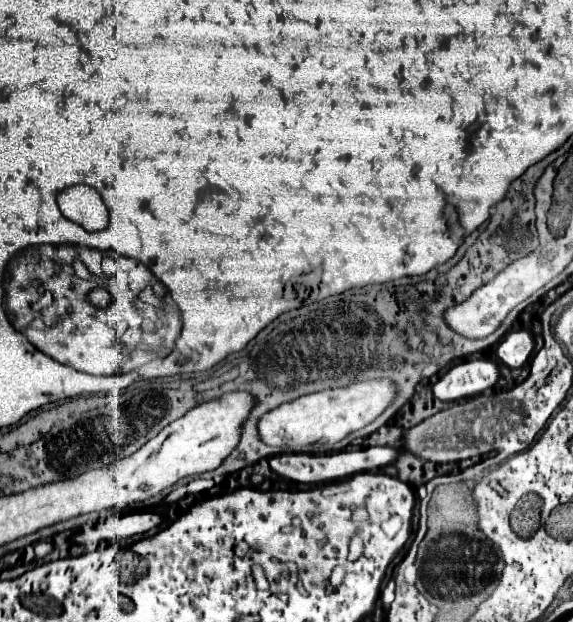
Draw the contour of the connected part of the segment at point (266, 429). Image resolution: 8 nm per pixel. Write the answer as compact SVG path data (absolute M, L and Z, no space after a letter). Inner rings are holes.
M372 379L354 383L344 389L326 389L318 393L310 393L304 397L298 397L294 401L282 403L276 409L264 413L258 421L258 433L260 441L272 447L294 447L294 445L332 445L342 441L348 433L358 431L372 423L396 397L396 387L392 381L384 379Z

